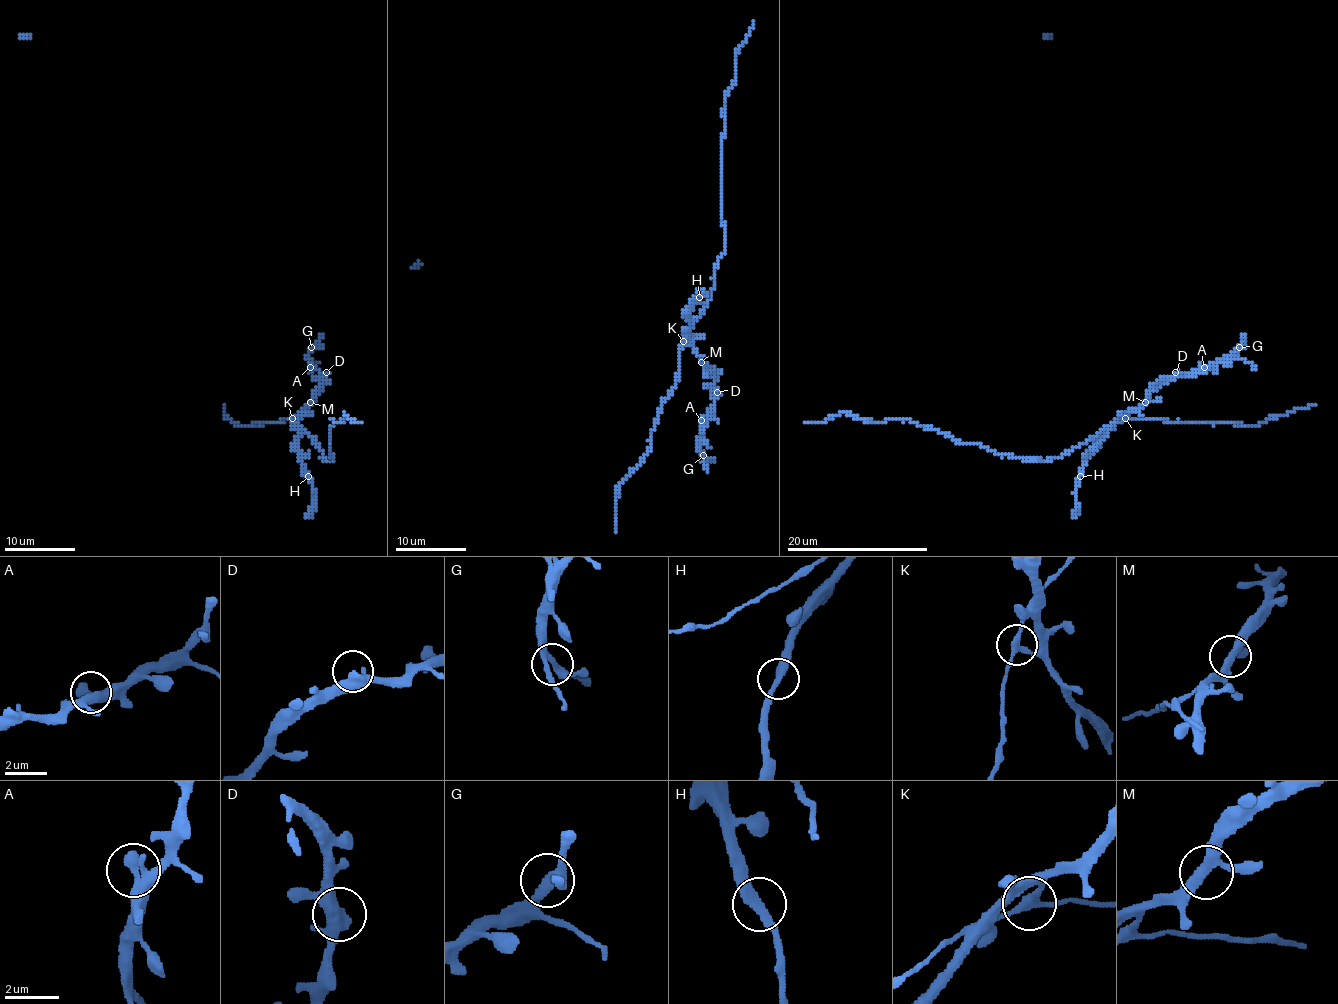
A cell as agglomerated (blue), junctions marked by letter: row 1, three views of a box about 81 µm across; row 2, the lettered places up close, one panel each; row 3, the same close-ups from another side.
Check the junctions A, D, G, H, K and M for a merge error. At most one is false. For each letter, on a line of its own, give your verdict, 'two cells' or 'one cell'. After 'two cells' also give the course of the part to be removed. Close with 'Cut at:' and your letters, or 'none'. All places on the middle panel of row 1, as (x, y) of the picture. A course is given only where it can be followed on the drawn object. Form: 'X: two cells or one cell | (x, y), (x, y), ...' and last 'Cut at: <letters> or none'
A: one cell
D: one cell
G: one cell
H: one cell
K: two cells | (684, 341), (713, 288), (724, 251), (724, 98), (735, 80), (736, 50), (754, 20)
M: one cell
Cut at: K

